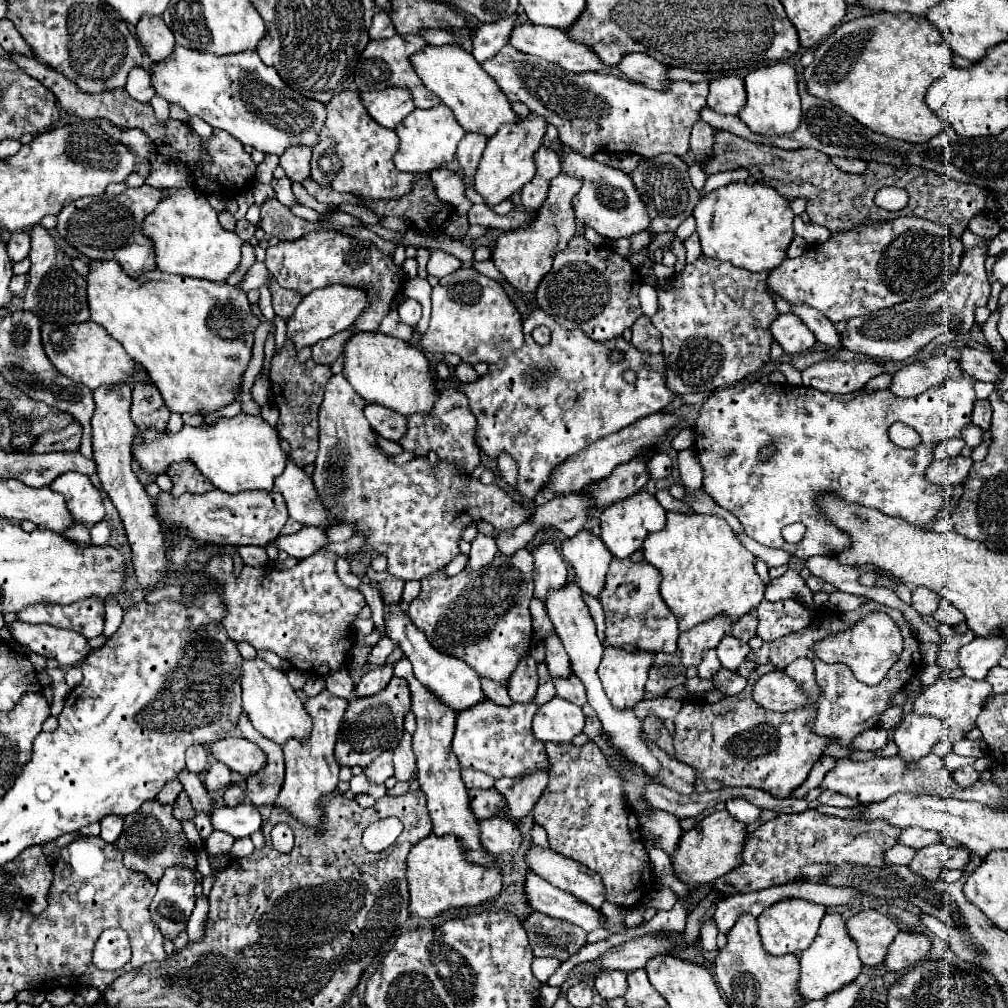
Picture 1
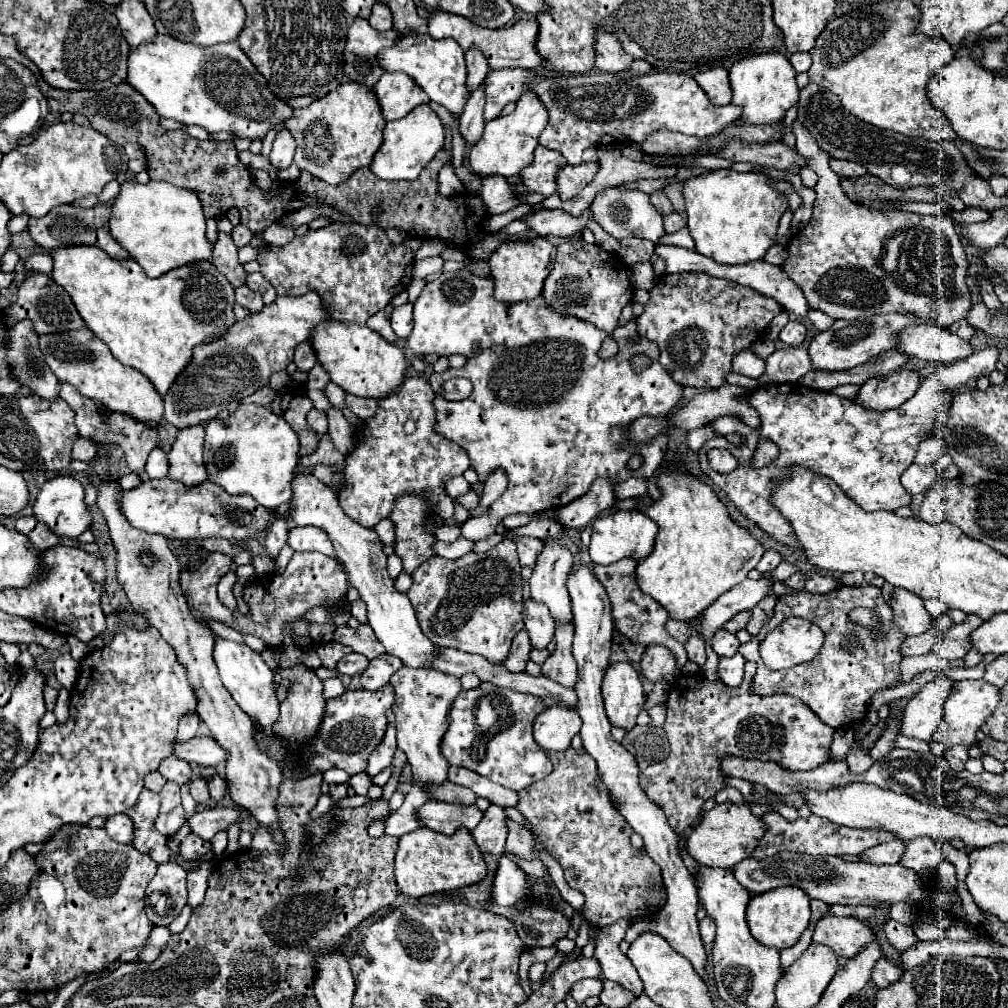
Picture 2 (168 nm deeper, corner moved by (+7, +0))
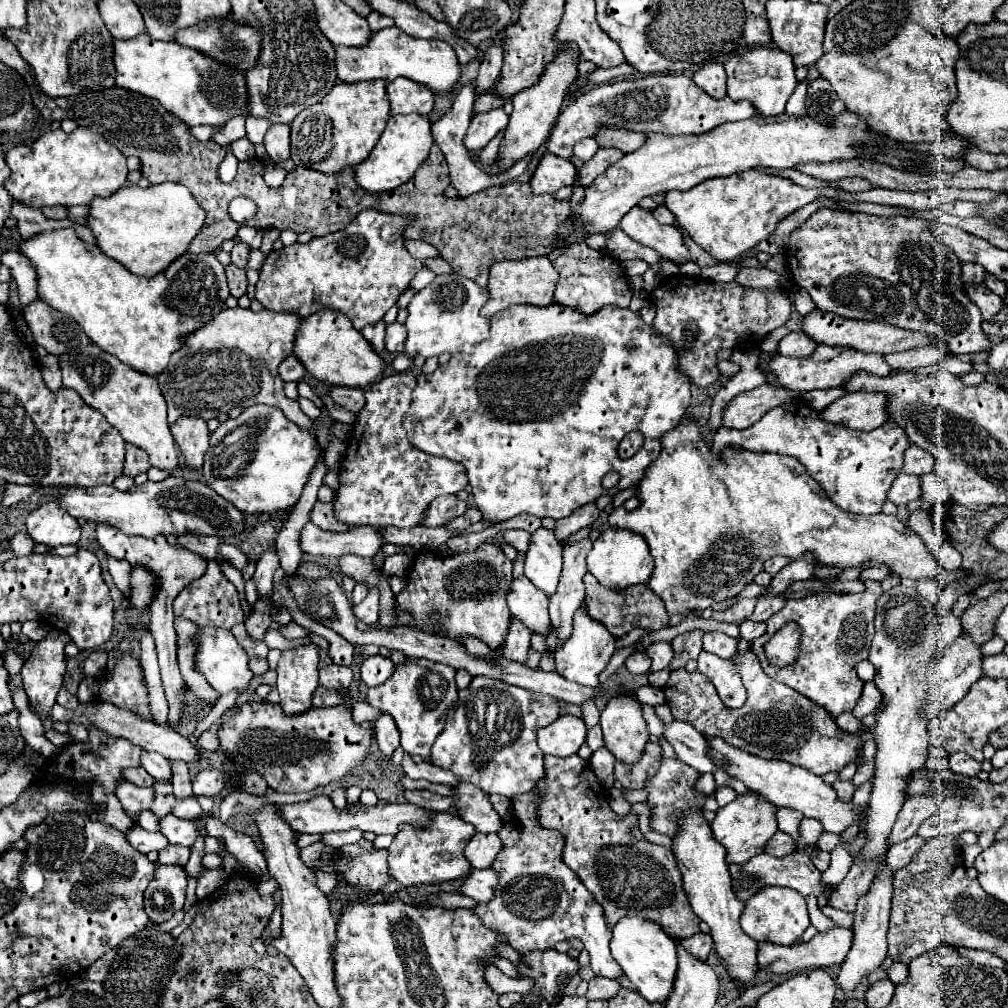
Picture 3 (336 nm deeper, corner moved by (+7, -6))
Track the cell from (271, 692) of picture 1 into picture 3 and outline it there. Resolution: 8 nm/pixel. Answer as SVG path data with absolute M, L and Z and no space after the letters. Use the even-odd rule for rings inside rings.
M199 627L197 635L195 635L195 669L209 681L209 685L217 691L217 693L229 693L233 689L247 689L253 673L249 669L249 657L243 651L243 647L237 643L237 639L233 637L231 631L223 631L219 627Z

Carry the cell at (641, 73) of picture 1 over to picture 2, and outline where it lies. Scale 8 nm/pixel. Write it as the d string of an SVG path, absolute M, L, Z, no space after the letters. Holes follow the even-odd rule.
M599 33L597 35L595 51L597 51L595 67L605 71L605 73L623 73L623 71L629 71L629 67L633 63L633 57L627 55L621 49L621 45L615 39L615 35L611 35L611 33Z

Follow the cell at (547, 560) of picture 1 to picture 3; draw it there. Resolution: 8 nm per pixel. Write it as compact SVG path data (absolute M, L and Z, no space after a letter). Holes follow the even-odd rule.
M509 529L503 533L503 541L513 545L517 551L527 551L529 547L529 533L521 529Z

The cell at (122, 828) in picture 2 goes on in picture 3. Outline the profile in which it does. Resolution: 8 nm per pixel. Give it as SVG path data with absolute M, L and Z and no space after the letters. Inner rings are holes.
M135 825L131 829L131 833L127 835L127 841L131 843L131 847L135 847L141 853L149 853L149 851L159 851L163 847L167 847L167 839L163 839L163 835L159 833L149 833L145 829L141 829L139 825Z

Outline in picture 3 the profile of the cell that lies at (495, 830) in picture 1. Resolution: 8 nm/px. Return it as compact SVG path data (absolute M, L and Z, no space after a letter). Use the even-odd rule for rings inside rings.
M327 795L313 797L303 803L293 803L293 805L279 805L279 815L283 817L285 823L291 825L293 831L297 833L335 833L335 831L351 831L351 829L361 829L361 831L371 831L375 835L395 835L399 831L401 823L411 823L415 827L427 827L431 811L423 811L421 807L411 807L411 803L387 803L387 805L363 805L361 801L347 805L343 811L335 809L331 799Z

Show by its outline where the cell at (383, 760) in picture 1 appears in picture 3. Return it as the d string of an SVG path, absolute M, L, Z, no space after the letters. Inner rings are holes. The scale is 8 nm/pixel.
M383 713L373 721L373 729L375 729L375 739L383 757L391 757L393 751L399 747L399 729L395 721L391 719L391 715Z

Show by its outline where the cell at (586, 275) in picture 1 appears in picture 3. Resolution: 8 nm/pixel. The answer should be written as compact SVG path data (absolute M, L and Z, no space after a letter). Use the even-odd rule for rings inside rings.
M573 243L567 247L555 261L555 269L559 273L559 283L555 289L555 301L565 307L573 307L585 315L599 311L599 307L615 303L619 307L629 307L631 289L627 283L627 275L617 259L611 259L607 251L595 251L585 243Z

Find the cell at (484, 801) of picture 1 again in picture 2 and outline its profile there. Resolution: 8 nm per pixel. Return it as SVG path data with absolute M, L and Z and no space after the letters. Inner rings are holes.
M451 781L429 787L429 793L437 801L447 801L447 803L455 803L455 805L475 805L475 799L477 799L477 795L471 789L455 785Z

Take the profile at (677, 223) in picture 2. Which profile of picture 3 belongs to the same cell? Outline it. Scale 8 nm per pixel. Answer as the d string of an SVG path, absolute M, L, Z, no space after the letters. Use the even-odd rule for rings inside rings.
M659 205L659 207L651 209L651 215L653 215L659 223L665 223L665 225L675 225L675 217L671 215L671 211L669 211L665 205Z

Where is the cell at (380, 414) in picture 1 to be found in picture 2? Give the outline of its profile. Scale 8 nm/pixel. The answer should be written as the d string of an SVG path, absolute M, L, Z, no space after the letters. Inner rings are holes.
M349 393L345 395L345 403L361 421L367 421L369 417L373 417L379 407L379 403L375 399L363 399L363 397L355 397Z

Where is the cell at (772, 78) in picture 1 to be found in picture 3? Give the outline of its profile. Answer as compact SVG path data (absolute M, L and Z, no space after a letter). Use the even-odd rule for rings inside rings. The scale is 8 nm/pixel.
M755 47L745 51L743 55L729 57L725 61L727 71L727 95L731 99L749 99L761 115L781 115L785 113L785 103L791 97L797 79L793 57L781 49Z

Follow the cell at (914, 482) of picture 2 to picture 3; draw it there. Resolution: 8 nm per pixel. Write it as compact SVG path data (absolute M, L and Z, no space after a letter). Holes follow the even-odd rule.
M899 473L899 477L893 481L887 499L895 505L907 505L909 501L915 501L921 495L921 487L919 487L919 477L915 475L907 475L907 473Z

